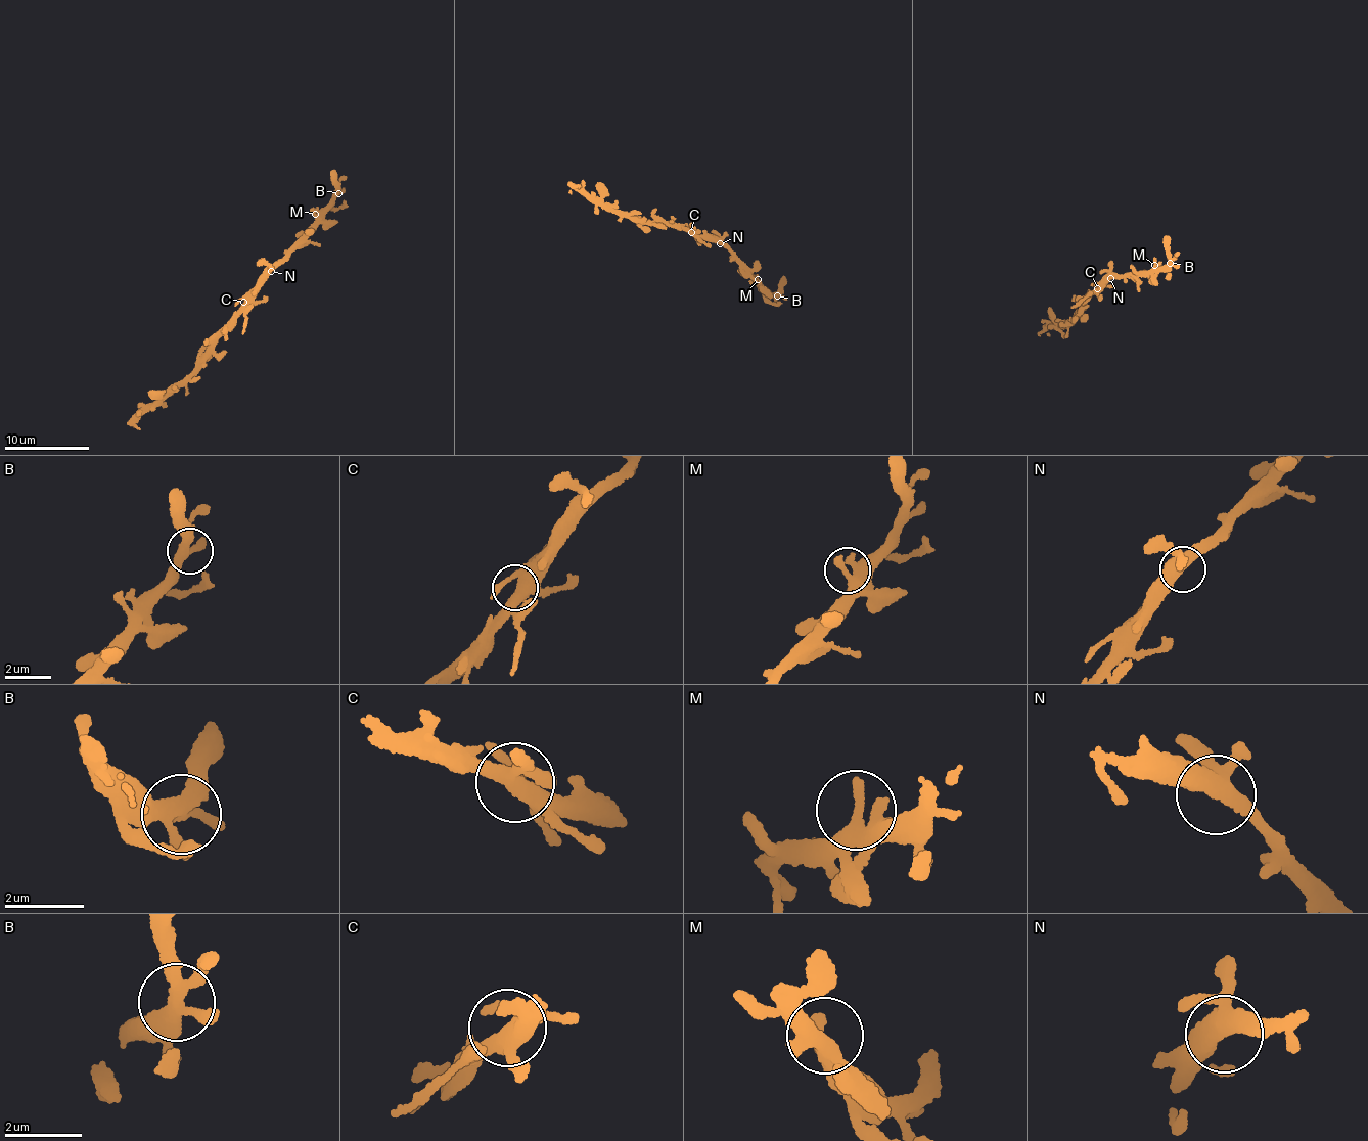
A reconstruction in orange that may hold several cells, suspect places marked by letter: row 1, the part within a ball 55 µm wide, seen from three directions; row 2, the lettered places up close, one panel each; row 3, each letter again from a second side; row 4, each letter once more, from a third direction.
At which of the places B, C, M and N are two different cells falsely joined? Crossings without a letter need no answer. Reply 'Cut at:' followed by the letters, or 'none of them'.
Cut at: none of them

